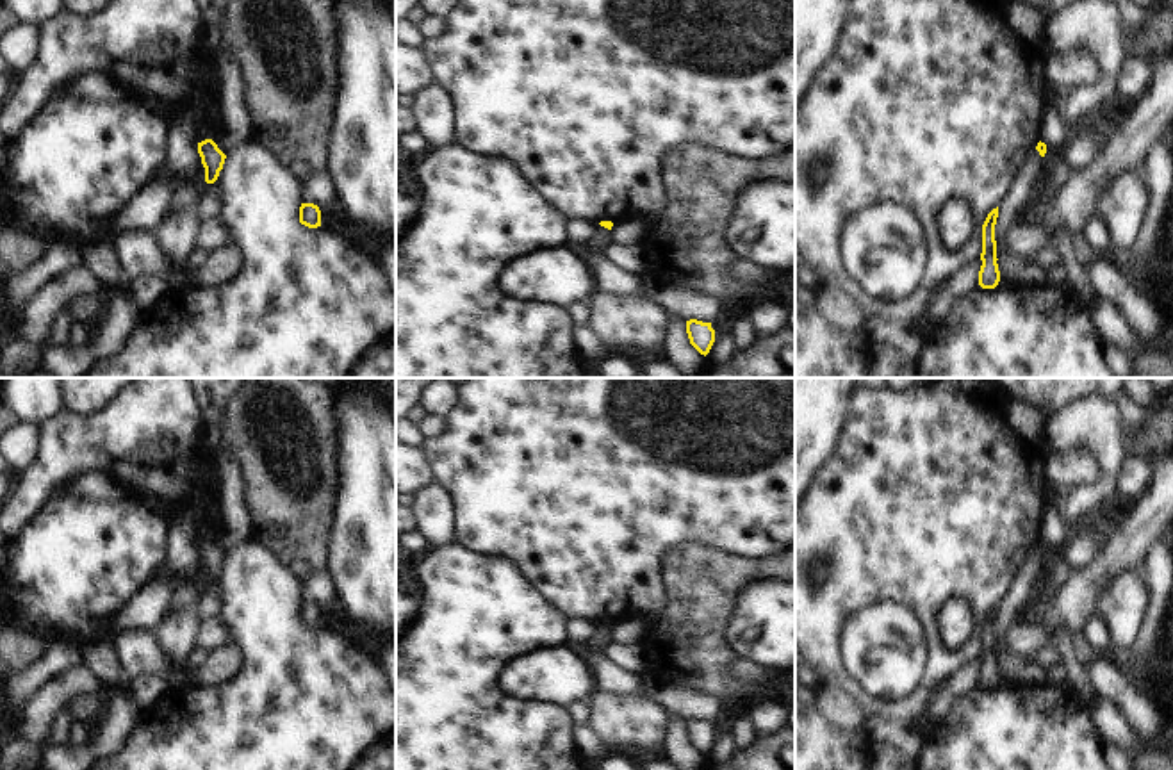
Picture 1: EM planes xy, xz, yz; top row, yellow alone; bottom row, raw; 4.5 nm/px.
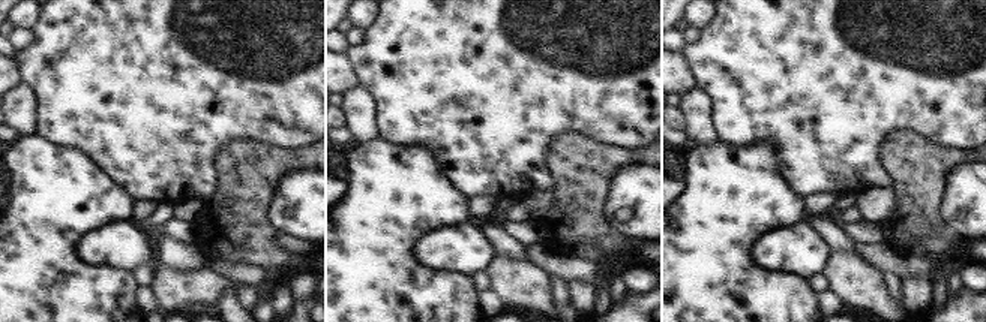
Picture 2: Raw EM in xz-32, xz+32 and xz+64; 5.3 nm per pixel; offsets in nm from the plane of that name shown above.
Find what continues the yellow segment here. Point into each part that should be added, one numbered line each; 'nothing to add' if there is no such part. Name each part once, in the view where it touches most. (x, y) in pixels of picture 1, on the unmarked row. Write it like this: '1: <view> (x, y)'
nothing to add

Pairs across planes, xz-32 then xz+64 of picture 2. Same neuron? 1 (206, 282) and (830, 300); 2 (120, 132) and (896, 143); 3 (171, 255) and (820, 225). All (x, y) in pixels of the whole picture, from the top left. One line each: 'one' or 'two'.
1: two
2: two
3: one

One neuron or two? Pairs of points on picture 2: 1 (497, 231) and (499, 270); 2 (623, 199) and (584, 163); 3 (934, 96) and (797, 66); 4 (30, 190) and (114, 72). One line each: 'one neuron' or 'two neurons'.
1: two neurons
2: two neurons
3: one neuron
4: two neurons

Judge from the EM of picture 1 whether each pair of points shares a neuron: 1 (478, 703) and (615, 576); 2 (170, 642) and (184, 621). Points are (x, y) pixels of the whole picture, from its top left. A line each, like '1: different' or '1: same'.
1: different
2: same

